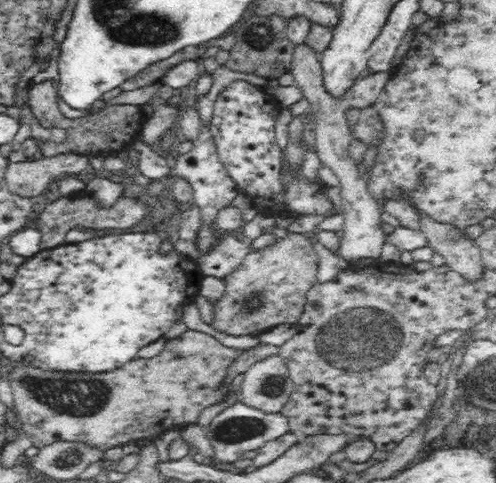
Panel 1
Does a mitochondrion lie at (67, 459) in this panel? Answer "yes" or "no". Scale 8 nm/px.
yes

